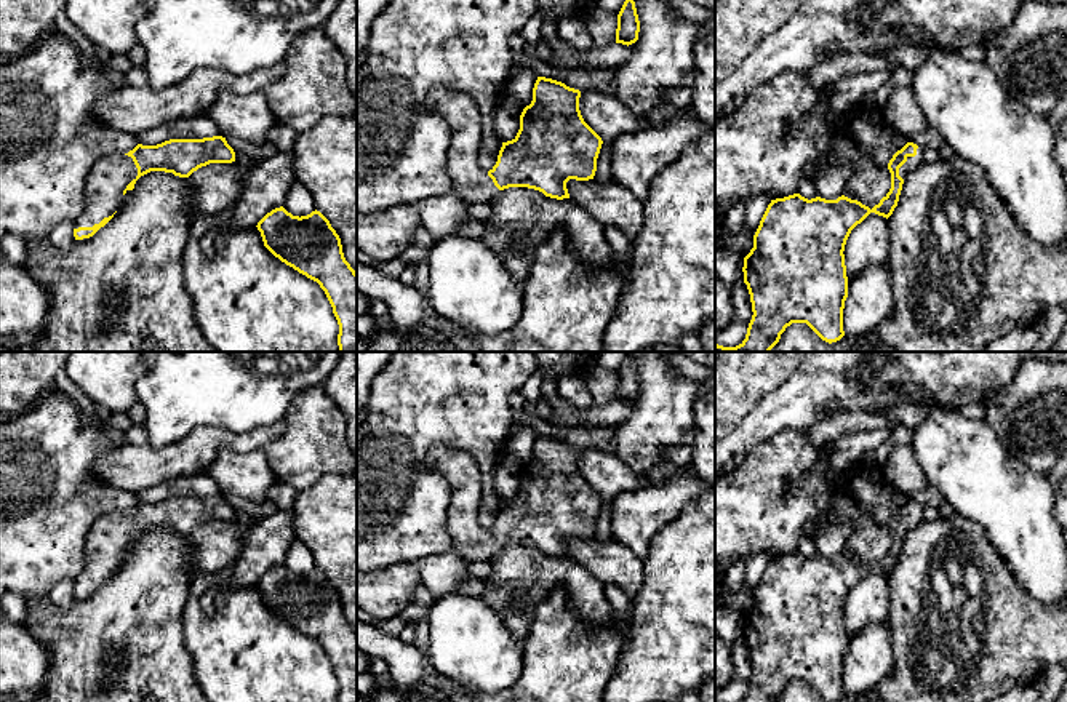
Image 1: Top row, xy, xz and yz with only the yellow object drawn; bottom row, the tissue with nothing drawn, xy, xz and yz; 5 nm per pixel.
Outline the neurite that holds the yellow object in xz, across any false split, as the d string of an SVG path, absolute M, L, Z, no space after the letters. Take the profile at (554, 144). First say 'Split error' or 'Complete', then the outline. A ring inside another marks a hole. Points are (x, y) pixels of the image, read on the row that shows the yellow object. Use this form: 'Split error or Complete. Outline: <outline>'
Split error. Outline: M537 77L517 136L502 142L496 165L485 173L477 165L482 142L478 106L462 91L435 86L424 101L424 110L445 118L450 126L451 192L469 205L490 203L509 187L569 198L566 182L593 179L603 144L584 122L579 98L579 90Z

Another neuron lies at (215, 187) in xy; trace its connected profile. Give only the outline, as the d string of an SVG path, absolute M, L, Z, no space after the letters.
M210 163L194 171L187 179L190 197L186 211L190 222L229 209L242 192L243 176L254 163Z

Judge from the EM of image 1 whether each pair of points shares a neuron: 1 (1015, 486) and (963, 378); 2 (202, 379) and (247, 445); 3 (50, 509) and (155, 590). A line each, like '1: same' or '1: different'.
1: different
2: different
3: different

